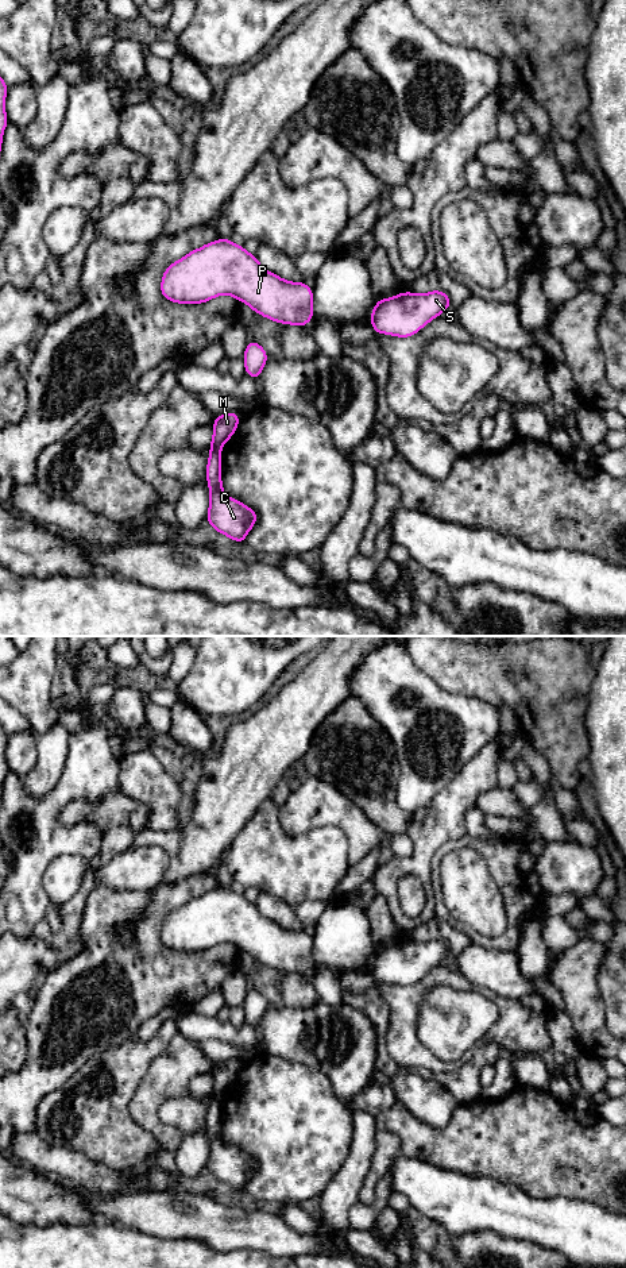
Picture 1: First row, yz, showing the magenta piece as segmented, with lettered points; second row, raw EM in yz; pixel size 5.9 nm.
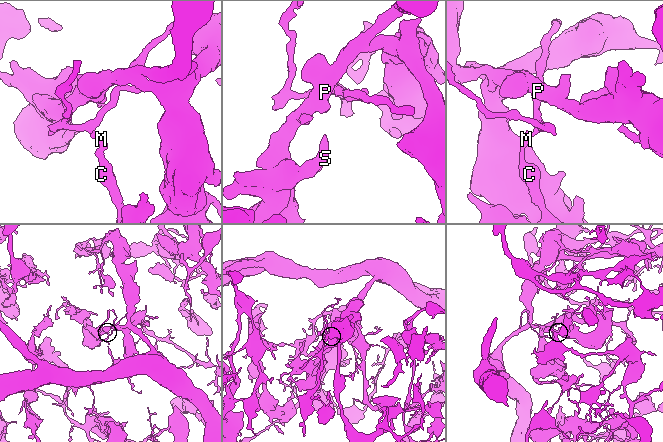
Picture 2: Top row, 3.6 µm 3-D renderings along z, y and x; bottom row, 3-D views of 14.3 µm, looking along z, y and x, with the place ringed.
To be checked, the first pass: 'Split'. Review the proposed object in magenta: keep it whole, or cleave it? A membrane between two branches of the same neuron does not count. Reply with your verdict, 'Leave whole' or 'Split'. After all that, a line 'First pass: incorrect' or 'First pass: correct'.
Split
First pass: correct

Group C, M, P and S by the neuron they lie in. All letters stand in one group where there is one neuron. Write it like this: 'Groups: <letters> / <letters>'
Groups: C P S / M

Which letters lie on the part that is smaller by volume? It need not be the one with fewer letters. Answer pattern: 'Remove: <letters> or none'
Remove: M

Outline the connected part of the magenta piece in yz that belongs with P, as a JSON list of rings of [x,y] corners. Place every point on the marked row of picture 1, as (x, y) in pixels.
[[[224,238],[167,266],[161,294],[177,304],[196,305],[229,294],[278,324],[305,327],[314,316],[312,288],[266,270],[243,246]]]

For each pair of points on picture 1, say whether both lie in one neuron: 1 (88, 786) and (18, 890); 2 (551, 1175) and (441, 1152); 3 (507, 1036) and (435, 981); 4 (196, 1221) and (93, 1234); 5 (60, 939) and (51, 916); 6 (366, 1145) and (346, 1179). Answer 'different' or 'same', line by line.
1: same
2: same
3: same
4: different
5: same
6: same

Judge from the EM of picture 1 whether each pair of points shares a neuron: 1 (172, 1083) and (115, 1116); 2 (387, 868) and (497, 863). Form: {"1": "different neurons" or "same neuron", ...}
{"1": "different neurons", "2": "different neurons"}

